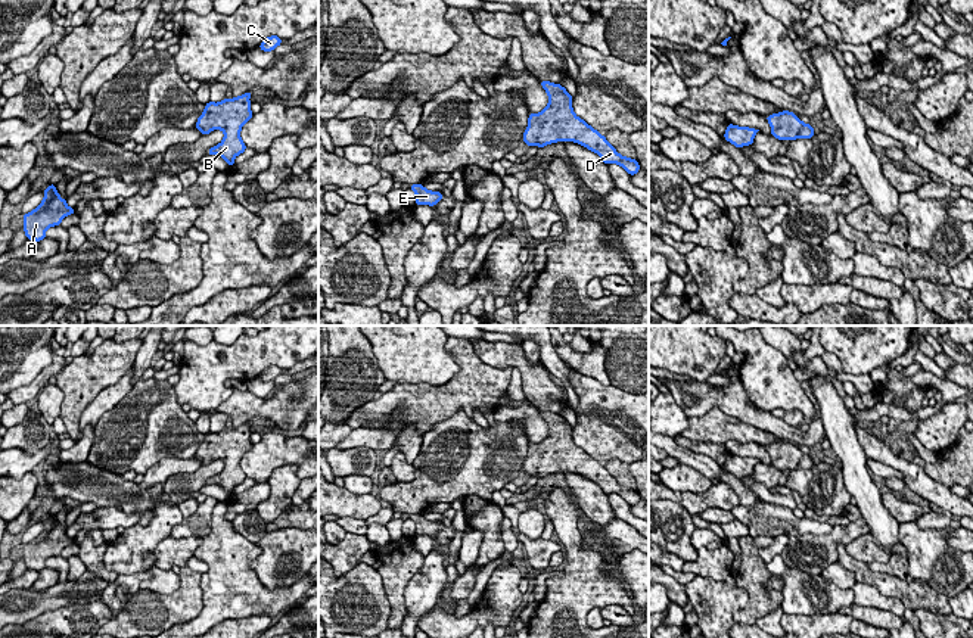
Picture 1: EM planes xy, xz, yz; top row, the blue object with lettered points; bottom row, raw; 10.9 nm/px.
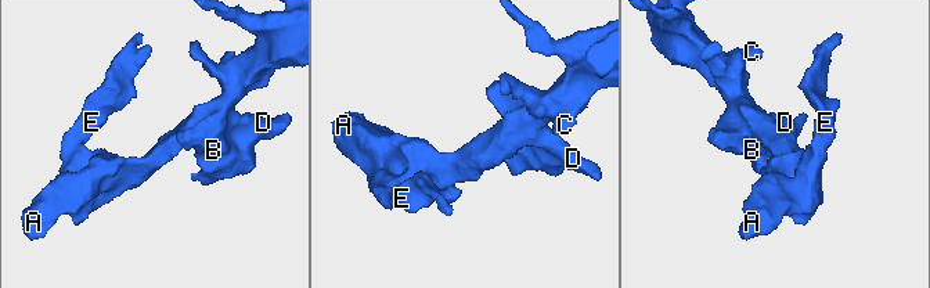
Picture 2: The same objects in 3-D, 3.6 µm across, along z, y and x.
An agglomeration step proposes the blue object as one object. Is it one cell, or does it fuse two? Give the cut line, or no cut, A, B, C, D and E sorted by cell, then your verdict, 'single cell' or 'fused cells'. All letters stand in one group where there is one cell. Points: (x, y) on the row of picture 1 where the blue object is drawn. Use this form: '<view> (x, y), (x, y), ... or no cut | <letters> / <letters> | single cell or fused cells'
no cut | A B C D E | single cell

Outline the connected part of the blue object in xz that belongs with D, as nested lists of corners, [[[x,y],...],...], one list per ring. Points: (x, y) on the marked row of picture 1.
[[[541,81],[541,87],[548,94],[548,105],[540,113],[529,113],[528,128],[522,137],[529,147],[573,141],[597,153],[604,164],[618,164],[630,175],[640,171],[635,159],[619,155],[604,136],[575,115],[572,96],[565,87],[550,81]]]

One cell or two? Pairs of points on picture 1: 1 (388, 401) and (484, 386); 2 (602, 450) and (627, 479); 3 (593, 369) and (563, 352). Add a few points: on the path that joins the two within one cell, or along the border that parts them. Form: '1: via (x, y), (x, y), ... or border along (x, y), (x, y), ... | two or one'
1: via (412, 401), (444, 401), (460, 392) | one
2: border along (628, 464), (612, 458), (605, 466) | two
3: via (586, 363), (571, 358) | one

